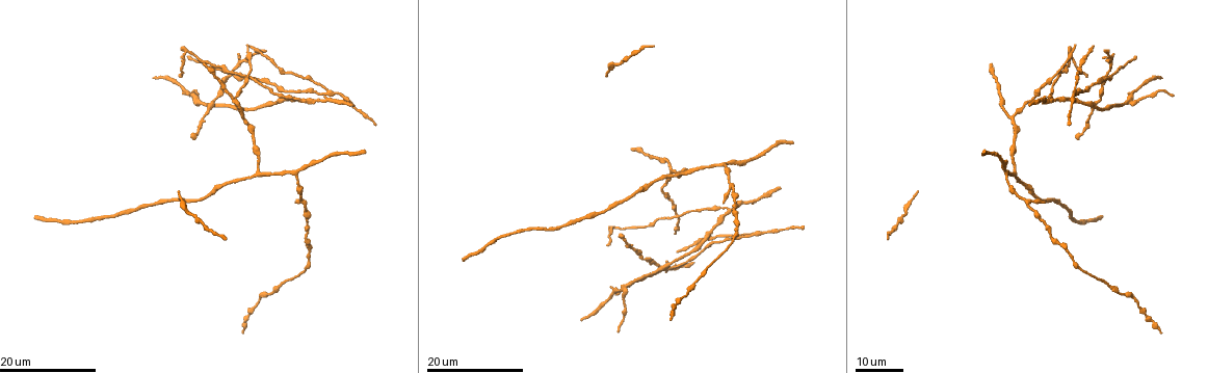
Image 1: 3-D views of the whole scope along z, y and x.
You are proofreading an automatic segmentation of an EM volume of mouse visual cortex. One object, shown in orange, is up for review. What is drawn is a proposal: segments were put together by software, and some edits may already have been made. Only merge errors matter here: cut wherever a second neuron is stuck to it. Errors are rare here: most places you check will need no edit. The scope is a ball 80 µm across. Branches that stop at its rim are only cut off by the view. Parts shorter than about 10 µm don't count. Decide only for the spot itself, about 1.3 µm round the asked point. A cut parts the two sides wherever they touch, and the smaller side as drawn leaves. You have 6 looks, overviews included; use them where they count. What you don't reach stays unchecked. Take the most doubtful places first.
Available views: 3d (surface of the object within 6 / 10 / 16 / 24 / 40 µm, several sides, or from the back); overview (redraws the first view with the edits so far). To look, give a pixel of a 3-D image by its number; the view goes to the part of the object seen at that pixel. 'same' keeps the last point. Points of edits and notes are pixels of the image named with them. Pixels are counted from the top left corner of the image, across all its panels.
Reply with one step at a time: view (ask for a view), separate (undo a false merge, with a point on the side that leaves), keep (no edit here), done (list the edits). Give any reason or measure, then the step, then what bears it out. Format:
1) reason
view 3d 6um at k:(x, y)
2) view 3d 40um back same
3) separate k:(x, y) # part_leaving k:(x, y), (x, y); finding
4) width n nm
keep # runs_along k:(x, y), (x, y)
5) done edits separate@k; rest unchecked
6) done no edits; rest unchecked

two arms in line, one across
view 3d 24um at 1:(250, 77)

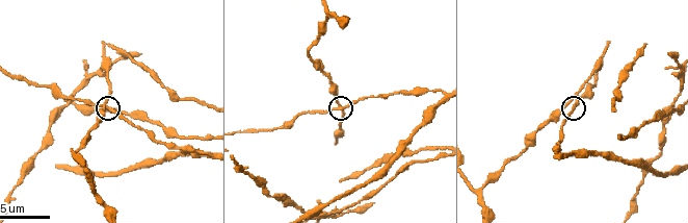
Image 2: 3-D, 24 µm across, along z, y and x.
view 3d 6um at 2:(110, 109)

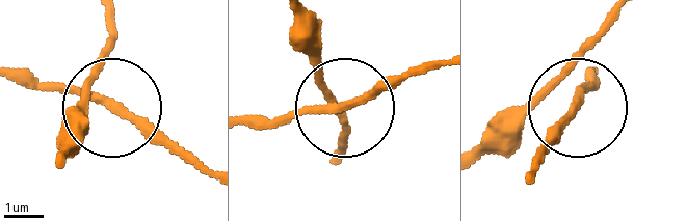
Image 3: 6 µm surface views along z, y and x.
keep # runs_along 3:(292, 10), (295, 40), (336, 107), (246, 119); continuous, no second neuron

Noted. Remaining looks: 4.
branch point
view 3d 6um at 2:(564, 155)

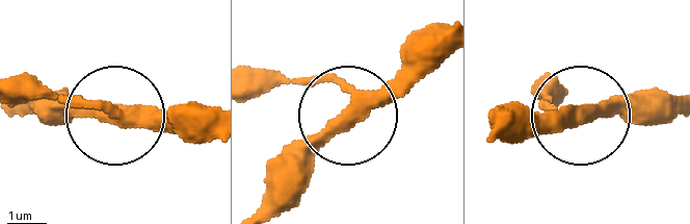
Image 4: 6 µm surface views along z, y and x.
view 3d 6um back at 4:(354, 115)

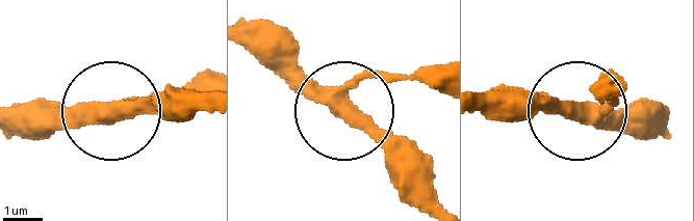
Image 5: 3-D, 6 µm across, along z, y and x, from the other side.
width 350 nm
keep # runs_along 5:(205, 81), (111, 110), (19, 110); continuous, no second neuron

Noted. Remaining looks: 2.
three arms meet
view 3d 6um at 2:(326, 14)

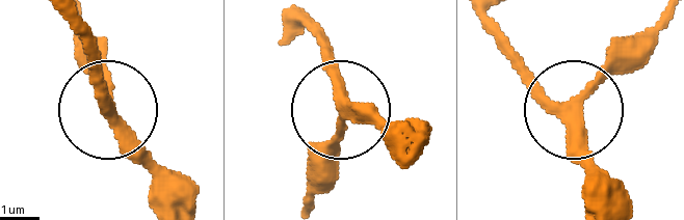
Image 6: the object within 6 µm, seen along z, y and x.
side_arm 16 um
keep # runs_along 6:(152, 170), (93, 49); one neuron here

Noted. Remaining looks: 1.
done no edits; rest unchecked

